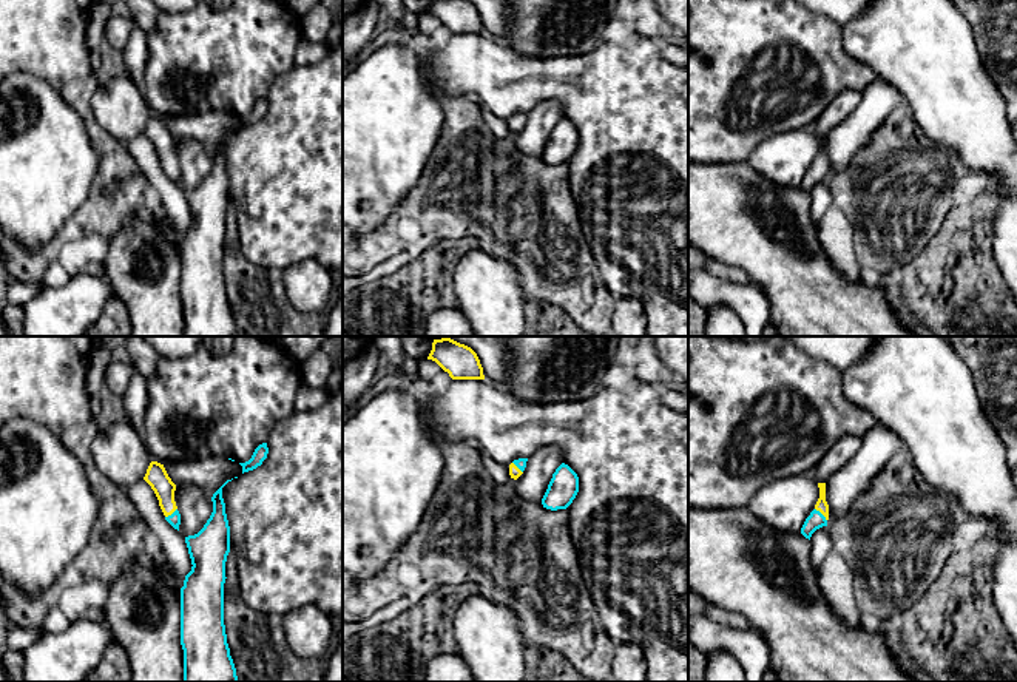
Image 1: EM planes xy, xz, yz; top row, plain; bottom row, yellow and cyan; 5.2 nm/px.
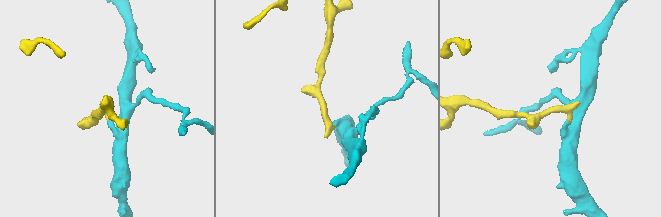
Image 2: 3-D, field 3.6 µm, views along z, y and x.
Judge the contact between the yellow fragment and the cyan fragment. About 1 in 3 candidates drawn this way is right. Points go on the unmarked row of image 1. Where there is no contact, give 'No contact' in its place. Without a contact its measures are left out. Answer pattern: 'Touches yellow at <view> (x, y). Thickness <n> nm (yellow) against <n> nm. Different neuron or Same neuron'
Touches yellow at yz (821, 167). Thickness 70 nm (yellow) against 90 nm. Same neuron

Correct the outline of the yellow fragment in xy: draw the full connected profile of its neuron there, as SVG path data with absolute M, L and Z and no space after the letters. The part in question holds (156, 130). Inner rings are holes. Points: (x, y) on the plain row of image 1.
M151 116L144 134L151 140L154 145L159 160L165 170L165 174L179 185L181 179L181 168L177 165L176 156L174 156L174 145L176 139L168 131L164 119L157 116Z

